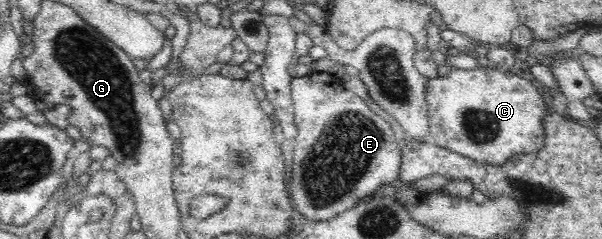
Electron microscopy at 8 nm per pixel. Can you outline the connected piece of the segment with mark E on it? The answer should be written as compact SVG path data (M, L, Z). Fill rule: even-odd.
M314 71L302 77L293 77L291 93L298 136L293 149L292 179L287 191L295 211L308 221L328 221L353 209L365 196L377 193L382 185L398 183L402 151L395 141L393 127L373 112L363 98L349 91L341 78L331 71Z

